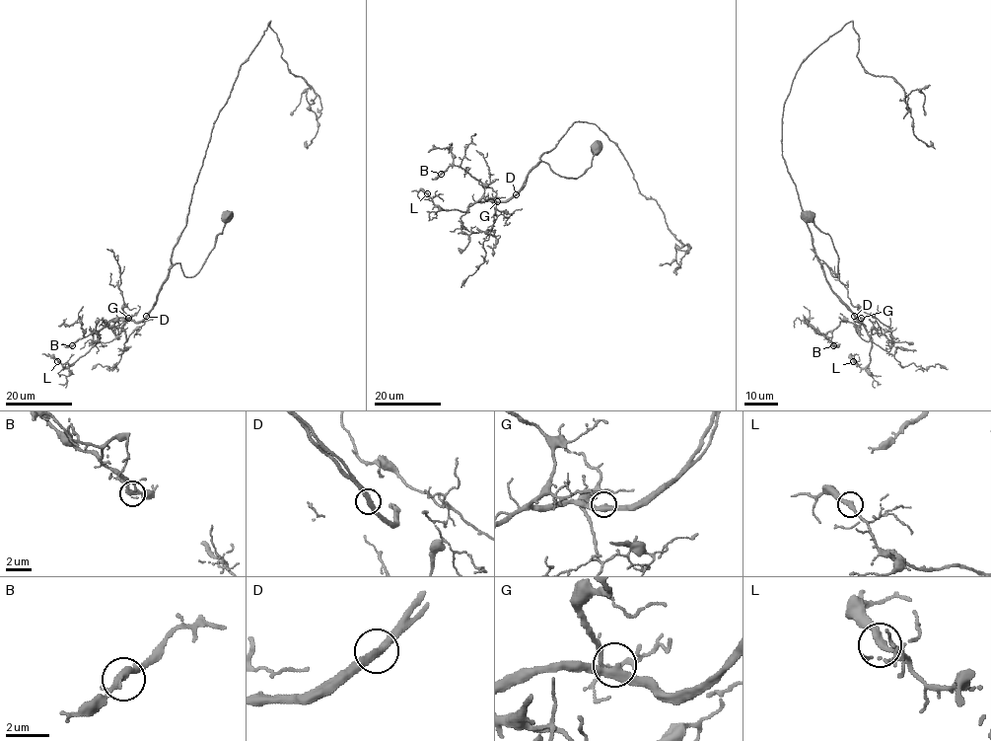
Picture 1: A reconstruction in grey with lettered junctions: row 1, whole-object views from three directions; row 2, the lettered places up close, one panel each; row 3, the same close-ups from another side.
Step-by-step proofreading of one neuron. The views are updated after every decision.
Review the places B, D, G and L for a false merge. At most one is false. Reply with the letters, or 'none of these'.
none of these

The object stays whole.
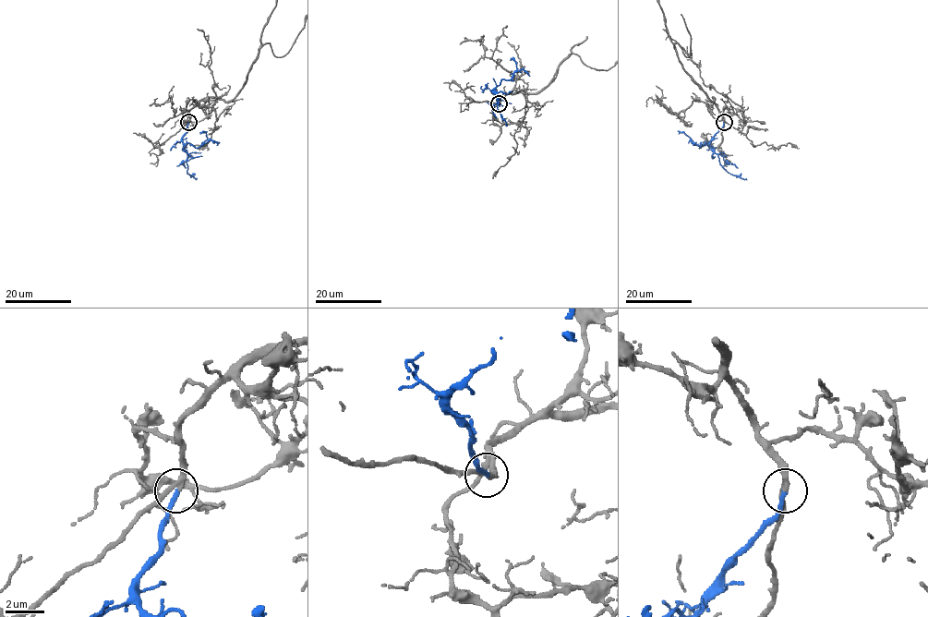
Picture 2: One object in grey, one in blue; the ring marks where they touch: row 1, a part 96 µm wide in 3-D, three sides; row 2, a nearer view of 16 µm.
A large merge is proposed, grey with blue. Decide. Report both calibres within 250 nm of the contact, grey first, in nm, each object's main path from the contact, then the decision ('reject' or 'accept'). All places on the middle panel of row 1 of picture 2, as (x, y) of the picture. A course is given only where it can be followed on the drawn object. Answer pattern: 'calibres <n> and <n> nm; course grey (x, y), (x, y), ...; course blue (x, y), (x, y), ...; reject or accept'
calibres 240 and 240 nm; course blue (499, 103), (493, 90), (498, 96), (497, 106), (507, 126); accept

